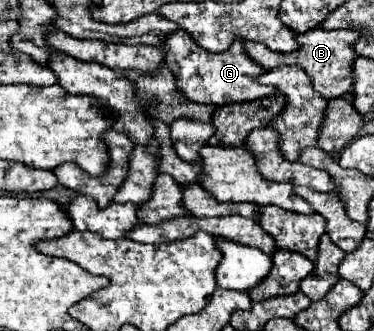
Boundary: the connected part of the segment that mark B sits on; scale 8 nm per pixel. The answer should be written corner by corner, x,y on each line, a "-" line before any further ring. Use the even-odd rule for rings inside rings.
314,29
314,31
306,31
306,33
298,33
296,35
300,49
290,51
290,53
278,53
278,51
270,51
268,47
264,47
262,43
244,43
244,49
248,53
248,57
264,67
264,69
272,69
278,65
298,65
302,67
308,77
312,79
312,87
314,91
318,91
324,99
336,99
338,95
344,95
346,91
352,89
352,61
356,57
352,45
354,39
358,39
356,31
324,31
324,29

